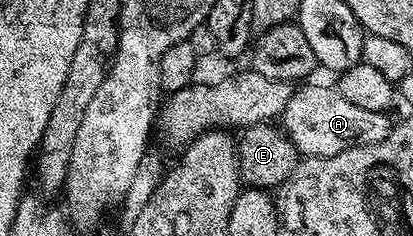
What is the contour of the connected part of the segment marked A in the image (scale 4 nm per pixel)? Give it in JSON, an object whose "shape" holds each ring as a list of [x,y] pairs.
{"shape":[[[310,84],[299,85],[291,93],[288,104],[280,115],[281,129],[286,131],[299,155],[312,158],[336,156],[336,152],[372,144],[388,136],[392,119],[387,111],[368,112],[368,108],[359,108],[358,105],[344,100],[344,96],[340,96],[337,89],[306,85]]]}

